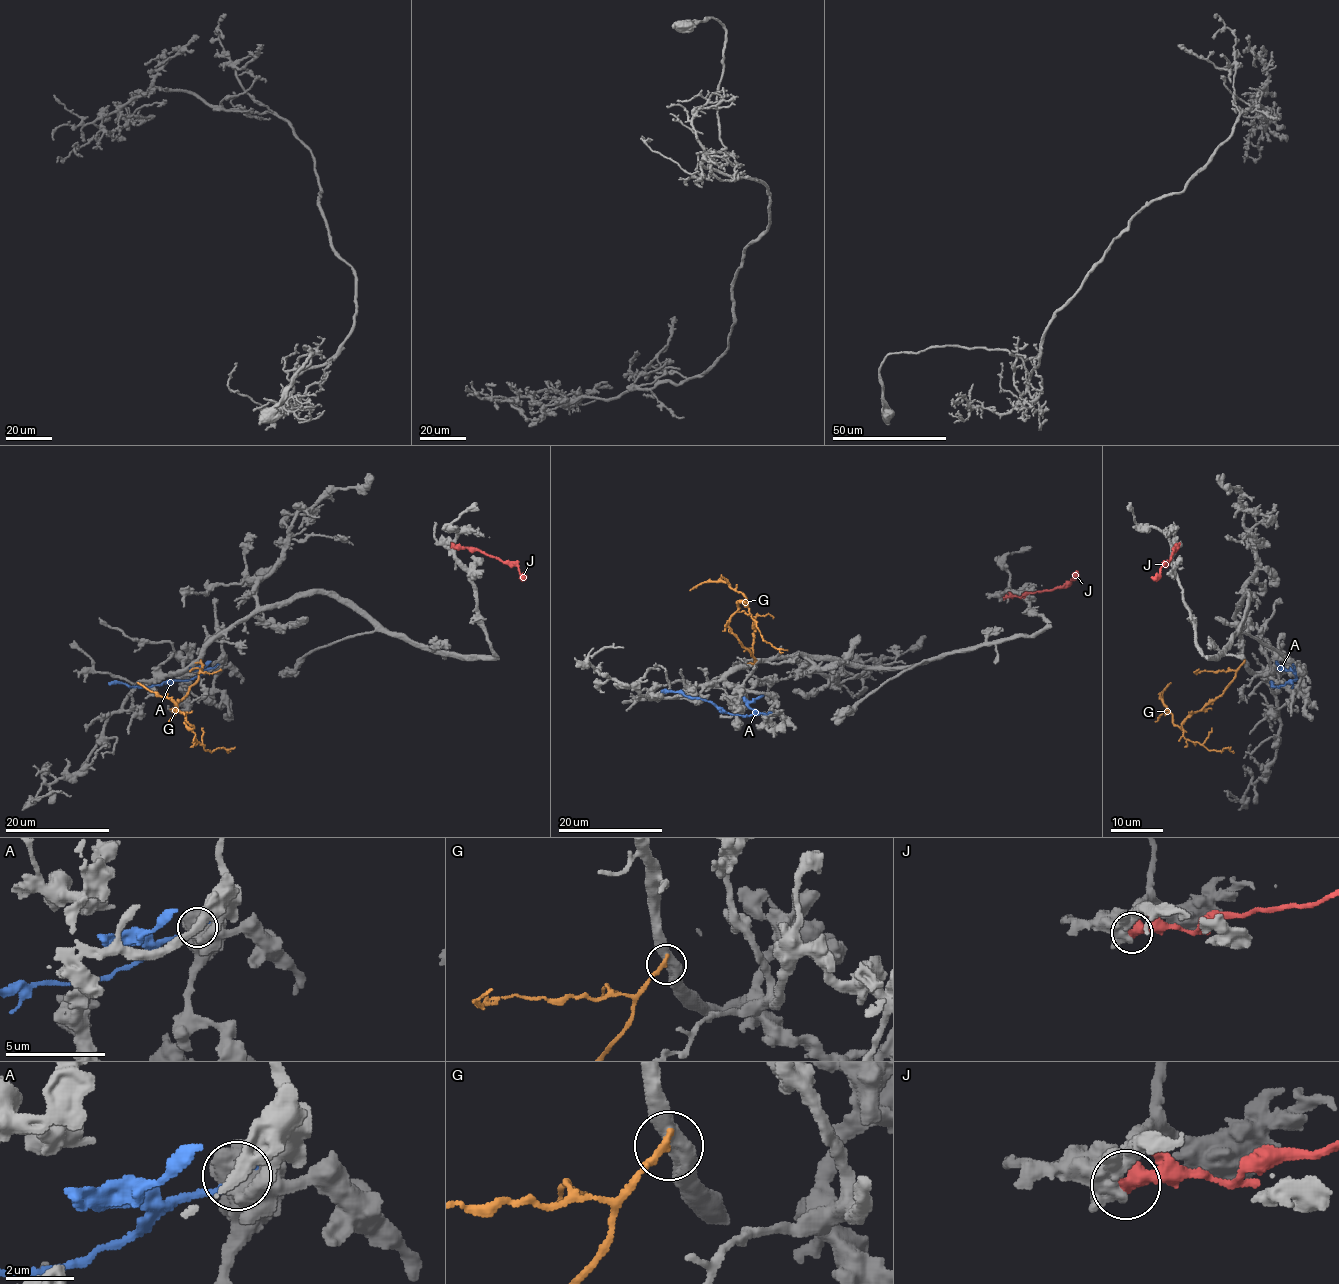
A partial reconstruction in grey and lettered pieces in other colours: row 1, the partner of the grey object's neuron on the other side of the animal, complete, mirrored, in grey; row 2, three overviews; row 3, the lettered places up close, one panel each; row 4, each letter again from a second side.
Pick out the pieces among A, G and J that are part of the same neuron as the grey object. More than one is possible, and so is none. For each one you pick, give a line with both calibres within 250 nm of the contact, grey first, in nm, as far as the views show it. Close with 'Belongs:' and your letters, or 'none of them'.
Belongs: none of them

